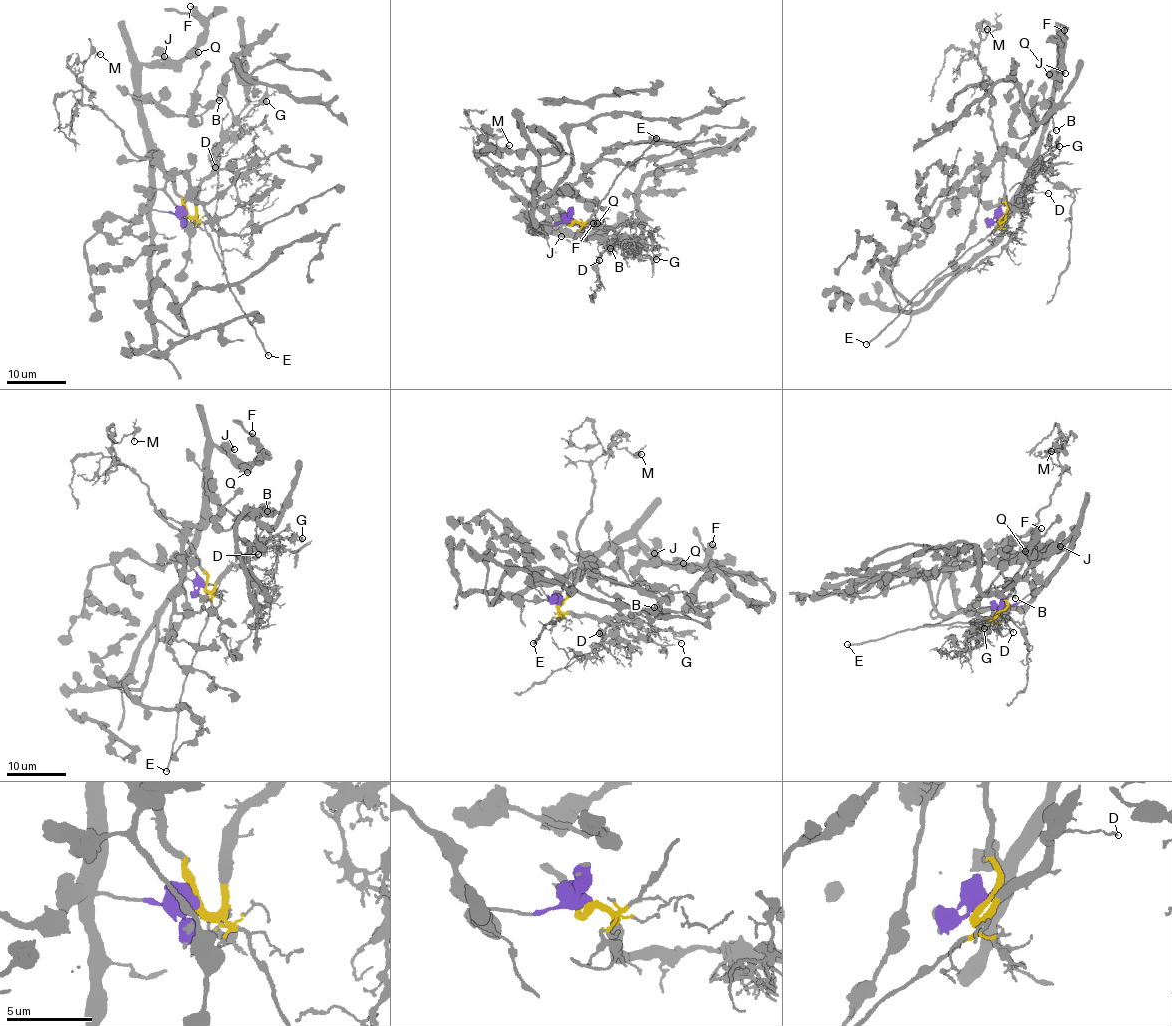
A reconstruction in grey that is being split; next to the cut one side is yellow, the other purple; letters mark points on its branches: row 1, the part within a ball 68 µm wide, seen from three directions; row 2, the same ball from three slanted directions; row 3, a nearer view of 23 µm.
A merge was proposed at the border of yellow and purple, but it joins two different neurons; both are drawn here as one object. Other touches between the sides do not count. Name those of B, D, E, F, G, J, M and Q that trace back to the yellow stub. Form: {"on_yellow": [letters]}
{"on_yellow": ["D", "E", "G", "M"]}

